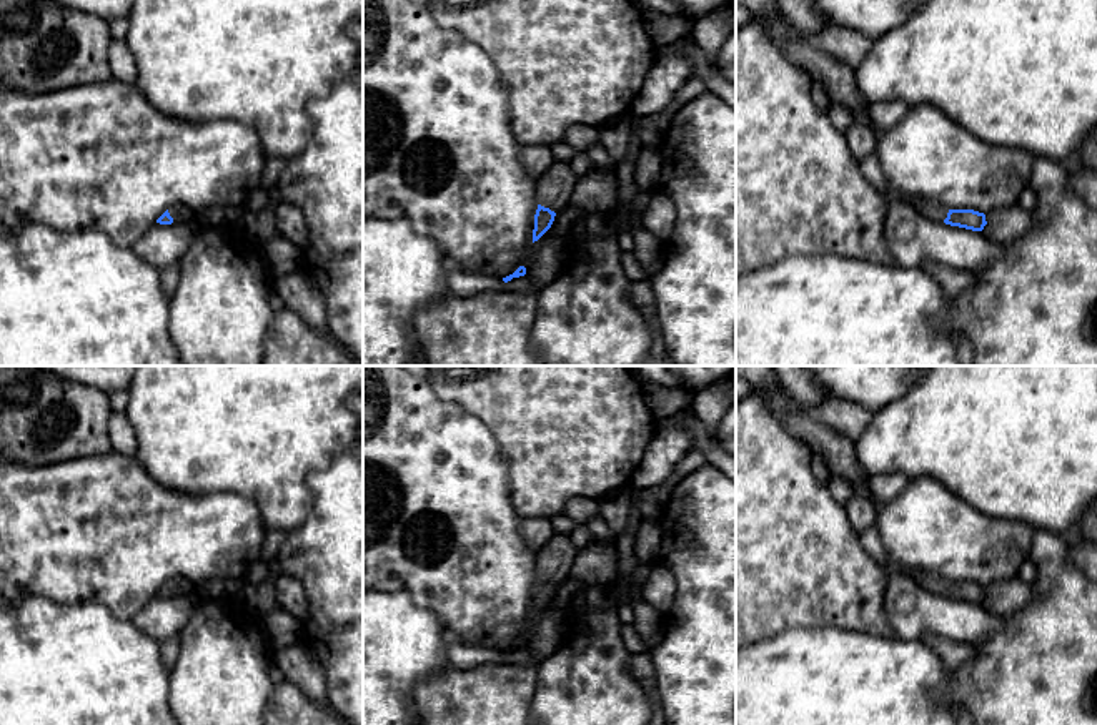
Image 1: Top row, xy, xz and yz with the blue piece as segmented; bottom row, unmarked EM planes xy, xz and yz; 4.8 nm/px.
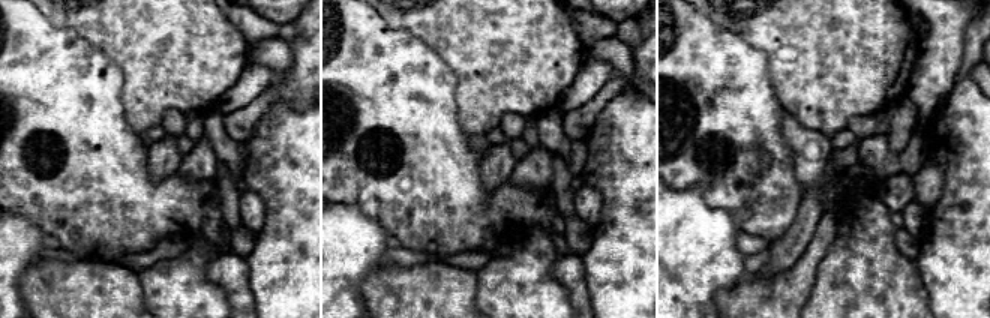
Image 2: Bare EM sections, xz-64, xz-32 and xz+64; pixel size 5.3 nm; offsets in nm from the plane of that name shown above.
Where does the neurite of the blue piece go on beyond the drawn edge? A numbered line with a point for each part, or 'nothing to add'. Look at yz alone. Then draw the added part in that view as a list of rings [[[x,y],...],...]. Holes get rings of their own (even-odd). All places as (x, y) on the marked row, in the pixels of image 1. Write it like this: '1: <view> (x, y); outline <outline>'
1: yz (933, 212); outline [[[927,201],[912,203],[912,206],[926,218],[932,221],[944,221],[947,218],[949,210],[944,206],[937,206]]]

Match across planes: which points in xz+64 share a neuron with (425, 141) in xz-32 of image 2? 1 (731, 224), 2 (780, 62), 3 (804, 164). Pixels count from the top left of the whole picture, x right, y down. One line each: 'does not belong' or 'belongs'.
1: does not belong
2: does not belong
3: does not belong

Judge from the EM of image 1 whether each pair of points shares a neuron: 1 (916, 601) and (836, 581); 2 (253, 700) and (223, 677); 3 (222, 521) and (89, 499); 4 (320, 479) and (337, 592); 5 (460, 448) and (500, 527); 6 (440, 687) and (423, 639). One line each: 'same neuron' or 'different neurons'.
1: different neurons
2: same neuron
3: same neuron
4: same neuron
5: same neuron
6: different neurons

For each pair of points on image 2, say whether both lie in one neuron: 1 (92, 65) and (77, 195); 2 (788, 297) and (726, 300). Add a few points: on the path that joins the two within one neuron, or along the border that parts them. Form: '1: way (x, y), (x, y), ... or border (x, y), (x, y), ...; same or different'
1: way (77, 98), (77, 162); same
2: way (773, 300), (741, 300); same

